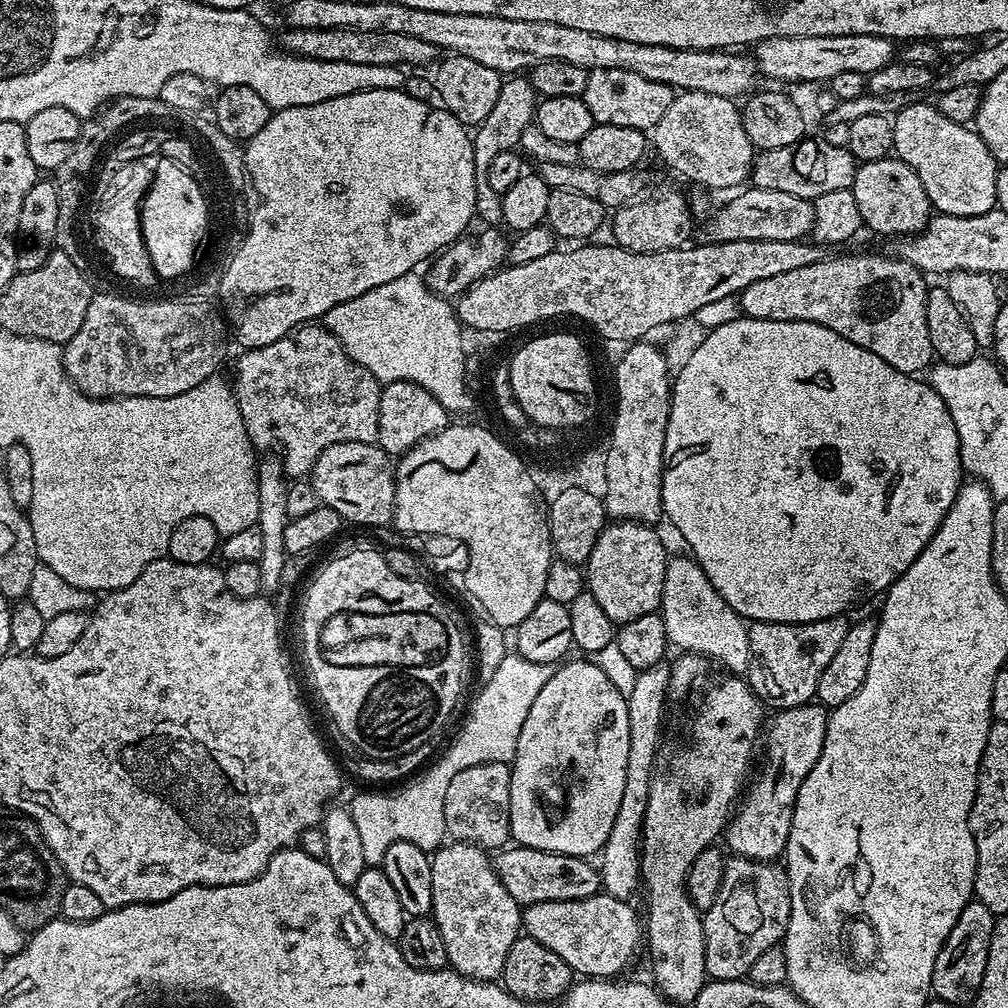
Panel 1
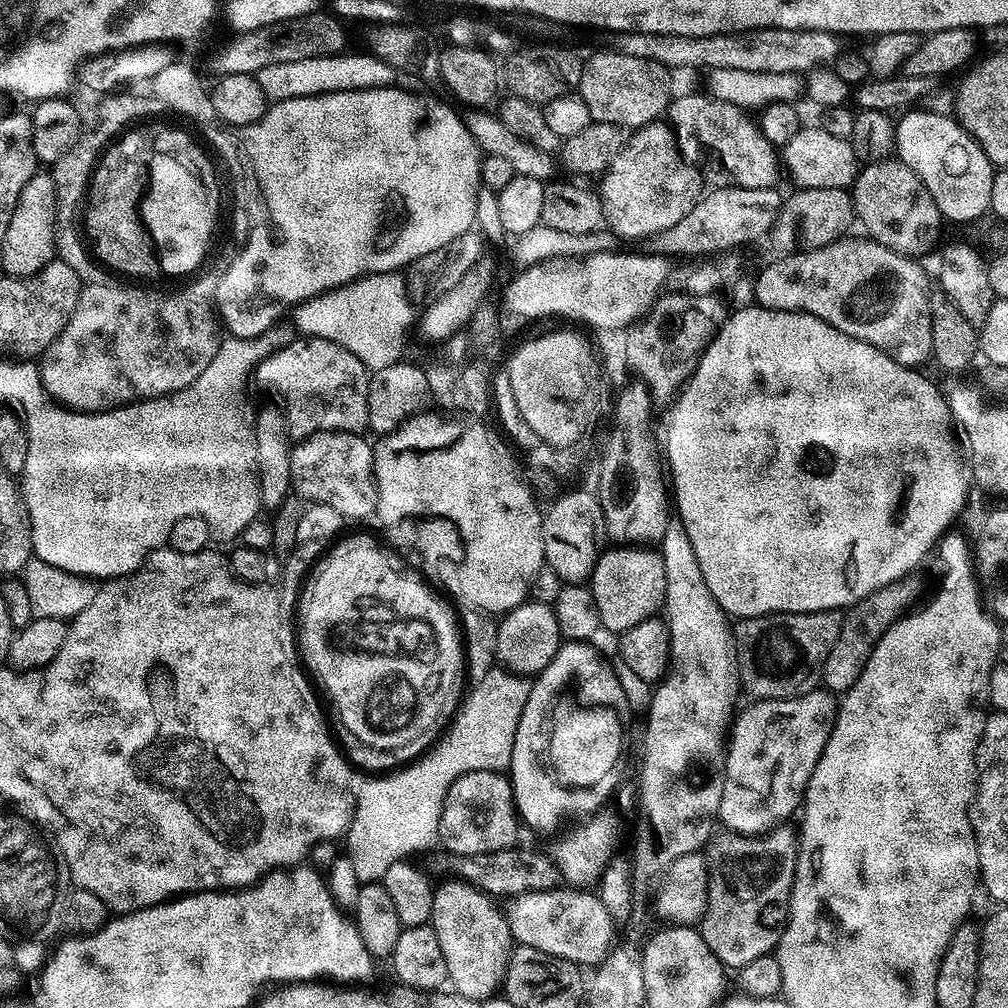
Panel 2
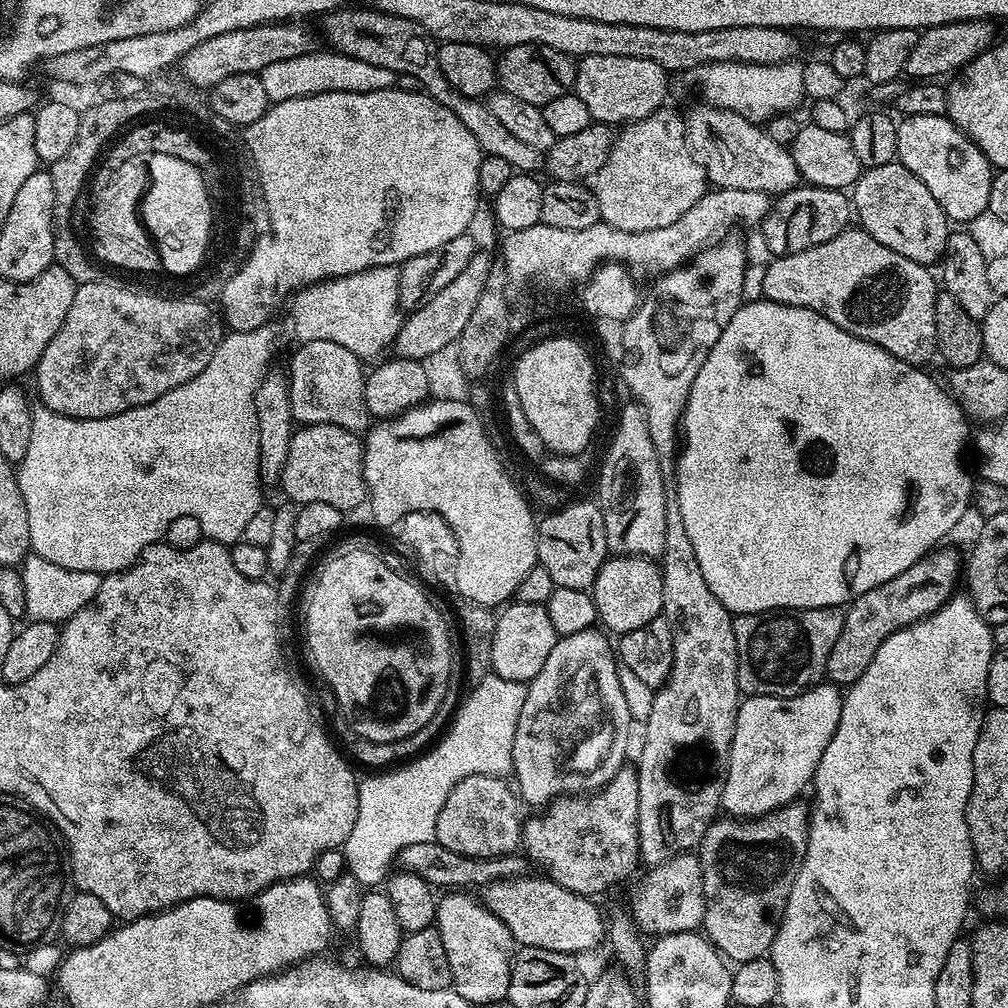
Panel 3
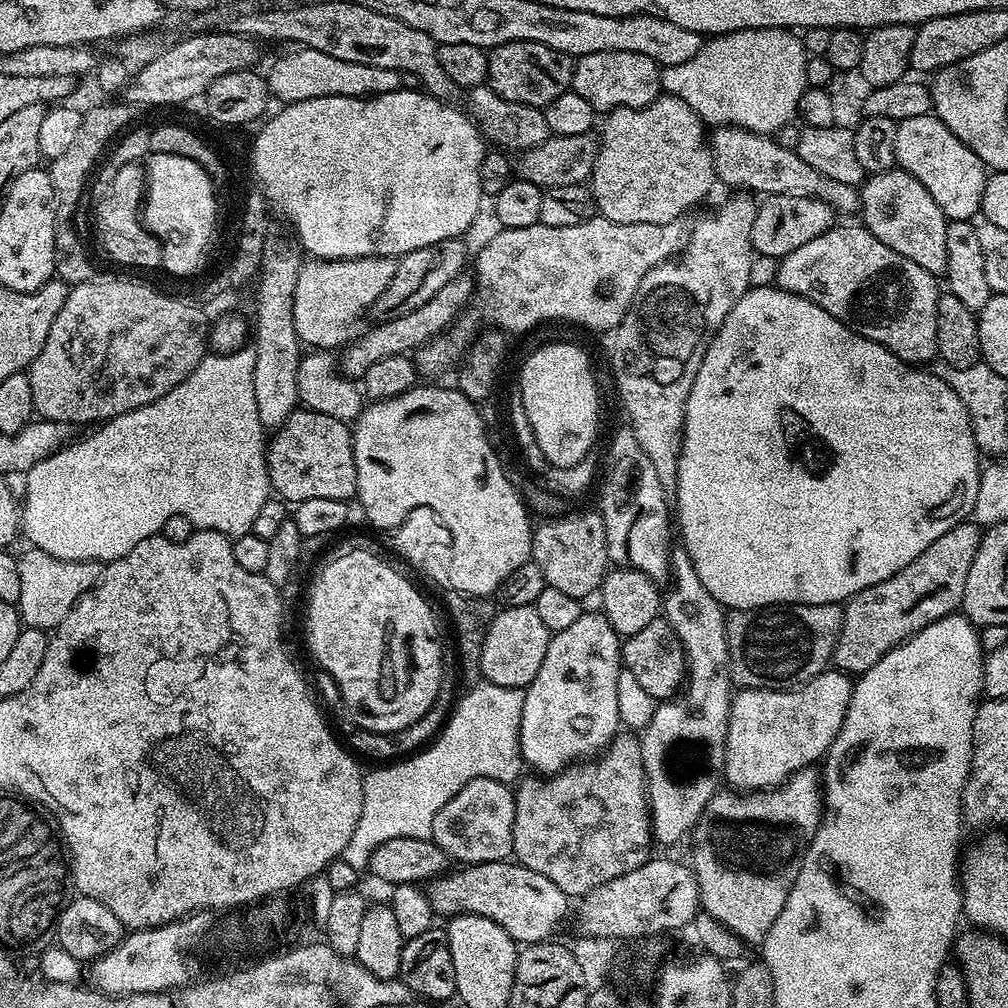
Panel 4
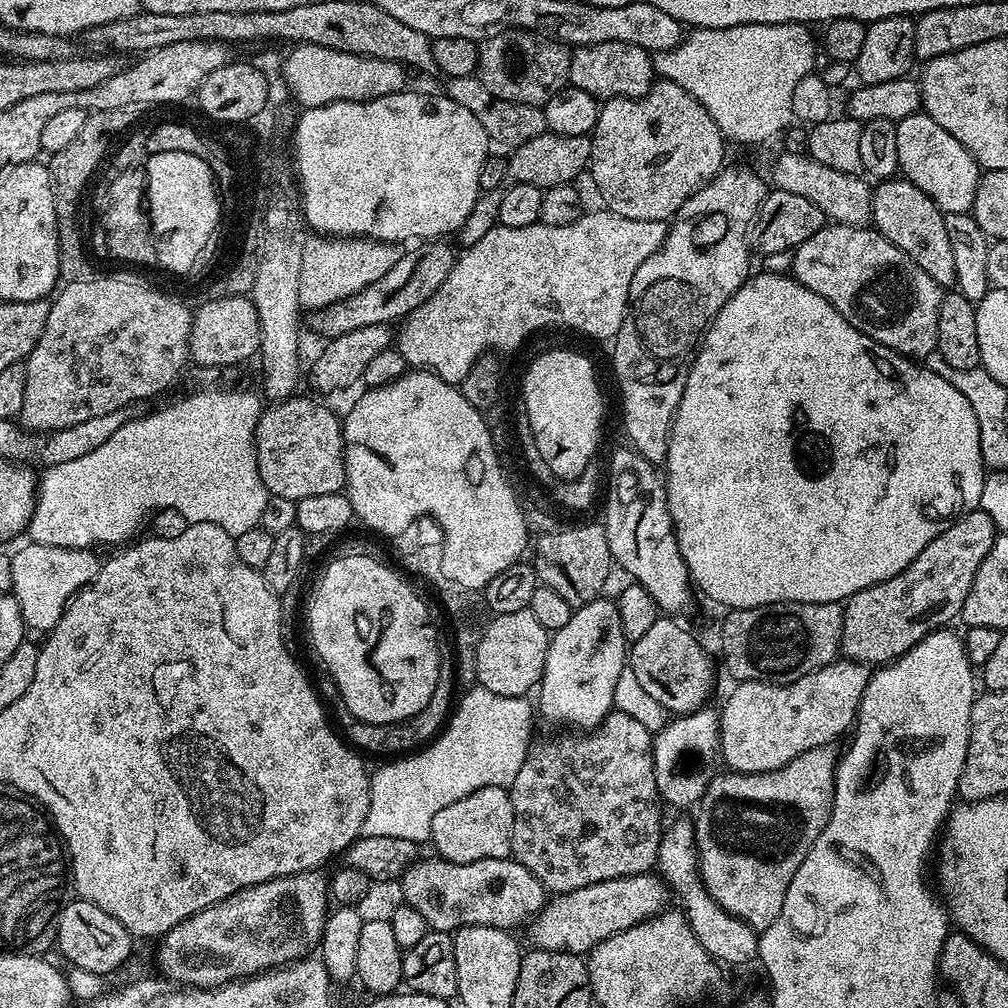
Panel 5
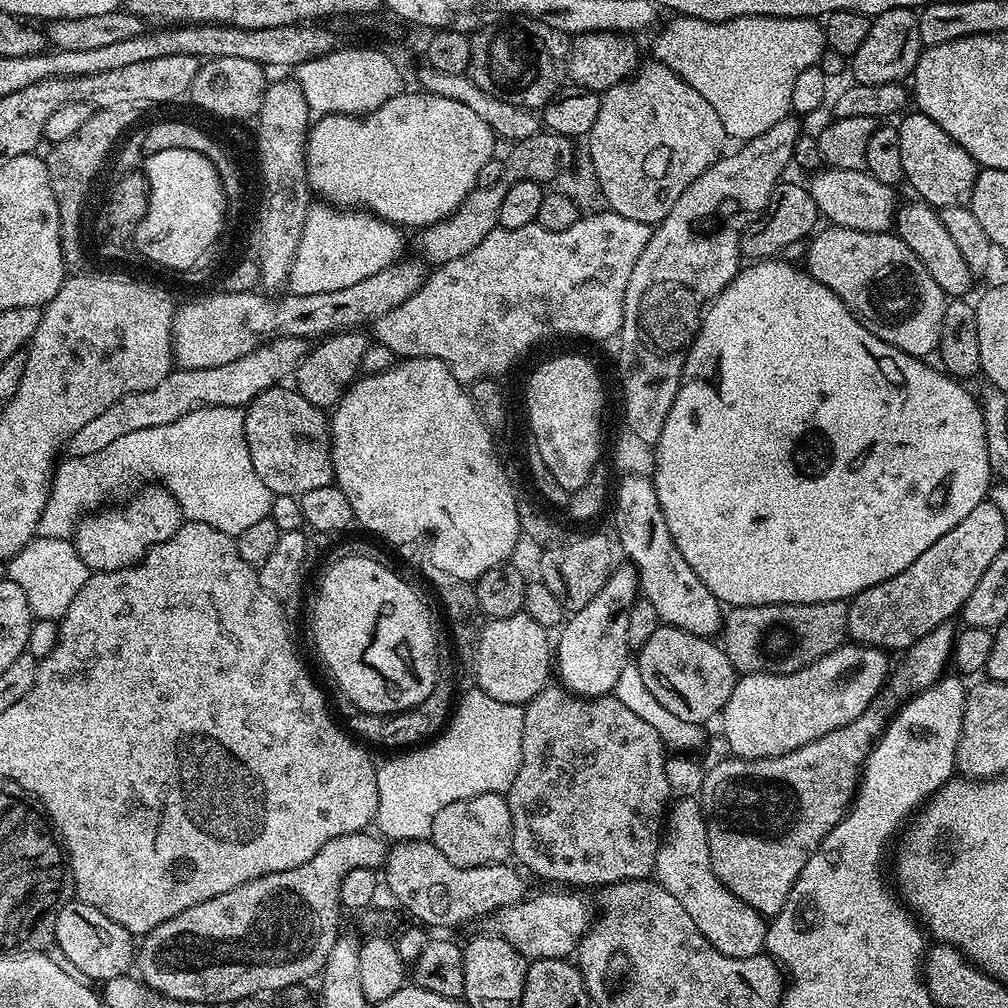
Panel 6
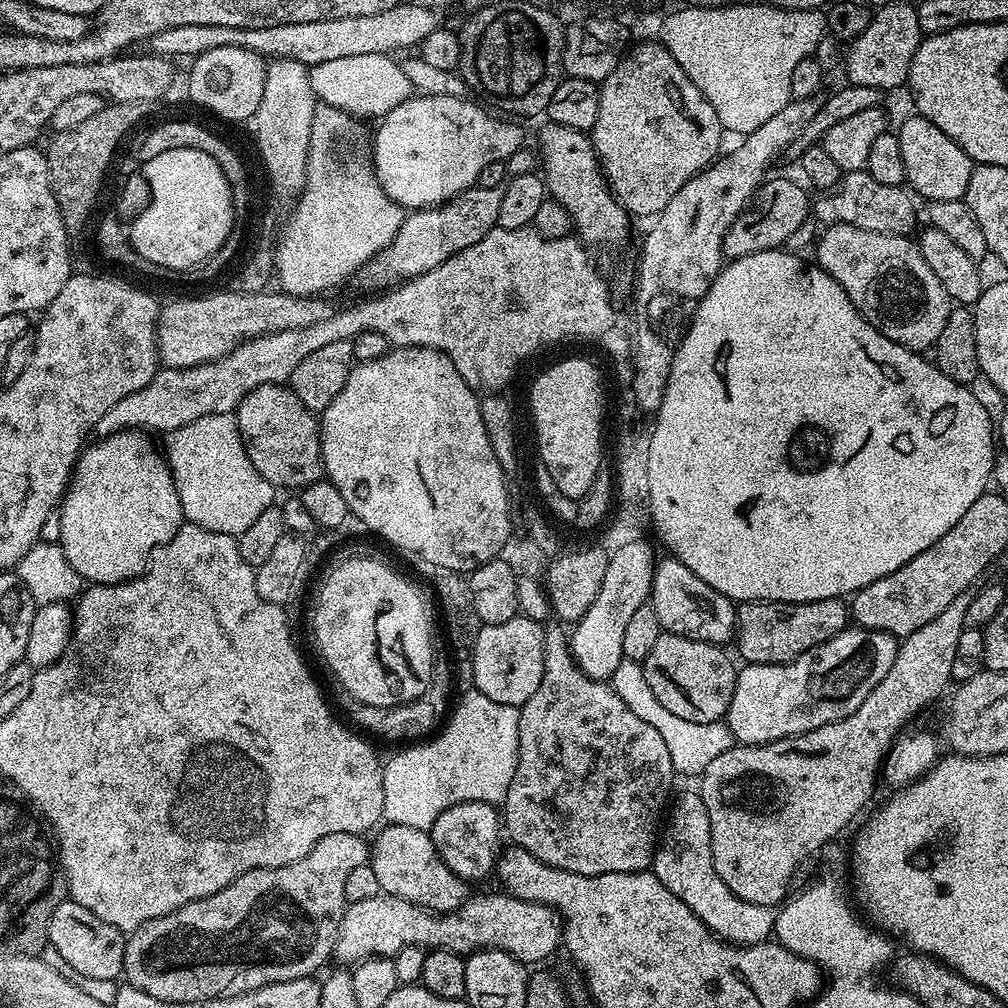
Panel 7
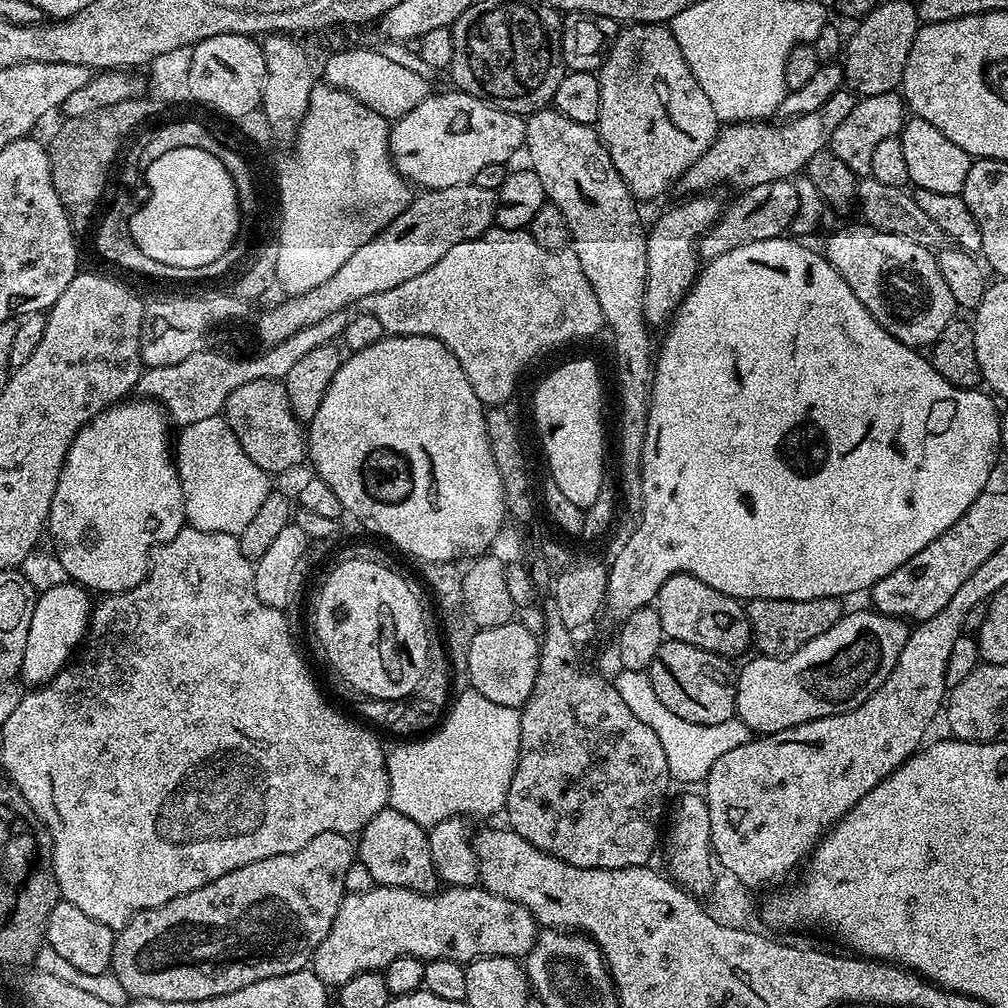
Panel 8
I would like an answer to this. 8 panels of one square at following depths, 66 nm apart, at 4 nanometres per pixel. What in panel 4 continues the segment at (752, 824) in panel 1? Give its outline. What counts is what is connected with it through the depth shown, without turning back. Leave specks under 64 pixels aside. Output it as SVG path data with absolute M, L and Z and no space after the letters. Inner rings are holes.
M825 670L819 672L814 678L810 678L804 684L799 684L796 688L786 688L783 692L775 692L769 688L741 688L732 697L730 706L730 718L728 719L728 729L726 730L726 754L724 755L724 775L723 779L728 780L733 789L741 792L766 792L769 788L779 788L784 781L793 776L795 772L800 772L803 768L813 767L817 762L823 761L828 755L828 748L836 741L838 730L842 730L842 722L846 718L846 710L850 706L852 697L853 677L847 672L839 670Z

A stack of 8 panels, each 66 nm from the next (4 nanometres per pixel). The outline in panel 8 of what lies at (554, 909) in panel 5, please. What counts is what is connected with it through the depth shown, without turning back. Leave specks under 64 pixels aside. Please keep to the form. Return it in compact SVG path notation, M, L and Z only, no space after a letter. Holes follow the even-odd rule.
M377 886L366 890L366 894L345 895L338 906L334 926L330 926L330 934L322 938L322 946L318 946L311 958L310 969L327 986L339 986L363 972L380 972L394 962L394 958L403 956L413 956L425 962L450 958L463 965L483 956L524 958L534 946L537 935L538 925L530 909L518 902L510 902L510 898L488 892L482 886L445 887L431 894Z

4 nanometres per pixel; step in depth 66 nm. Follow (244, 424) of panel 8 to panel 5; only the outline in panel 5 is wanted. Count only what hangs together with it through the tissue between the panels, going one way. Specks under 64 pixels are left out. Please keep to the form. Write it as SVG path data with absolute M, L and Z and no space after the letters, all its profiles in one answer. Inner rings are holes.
M293 394L288 399L269 403L261 411L260 421L256 427L258 474L262 474L262 482L269 496L278 498L298 501L302 498L311 498L314 494L344 492L346 466L344 465L344 430L341 417L335 416L326 405L319 404L308 396L300 395Z

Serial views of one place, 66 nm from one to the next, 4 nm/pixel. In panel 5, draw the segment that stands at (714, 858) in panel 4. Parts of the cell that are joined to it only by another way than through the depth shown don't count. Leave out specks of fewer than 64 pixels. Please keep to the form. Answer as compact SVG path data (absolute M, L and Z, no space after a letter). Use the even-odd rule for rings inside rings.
M823 744L814 750L806 750L806 754L798 754L794 762L782 766L778 770L769 772L734 772L731 770L721 771L713 776L712 781L706 786L700 803L695 805L694 823L696 830L696 849L699 852L699 873L703 880L704 888L712 896L718 906L725 908L732 916L737 916L742 922L755 930L763 930L771 926L774 918L778 918L778 910L782 910L782 902L786 902L786 890L790 890L790 881L794 874L798 874L798 866L802 866L802 858L810 854L810 846L822 834L826 822L832 813L832 799L834 798L834 786L836 785L836 761L838 752L835 752L832 744Z

